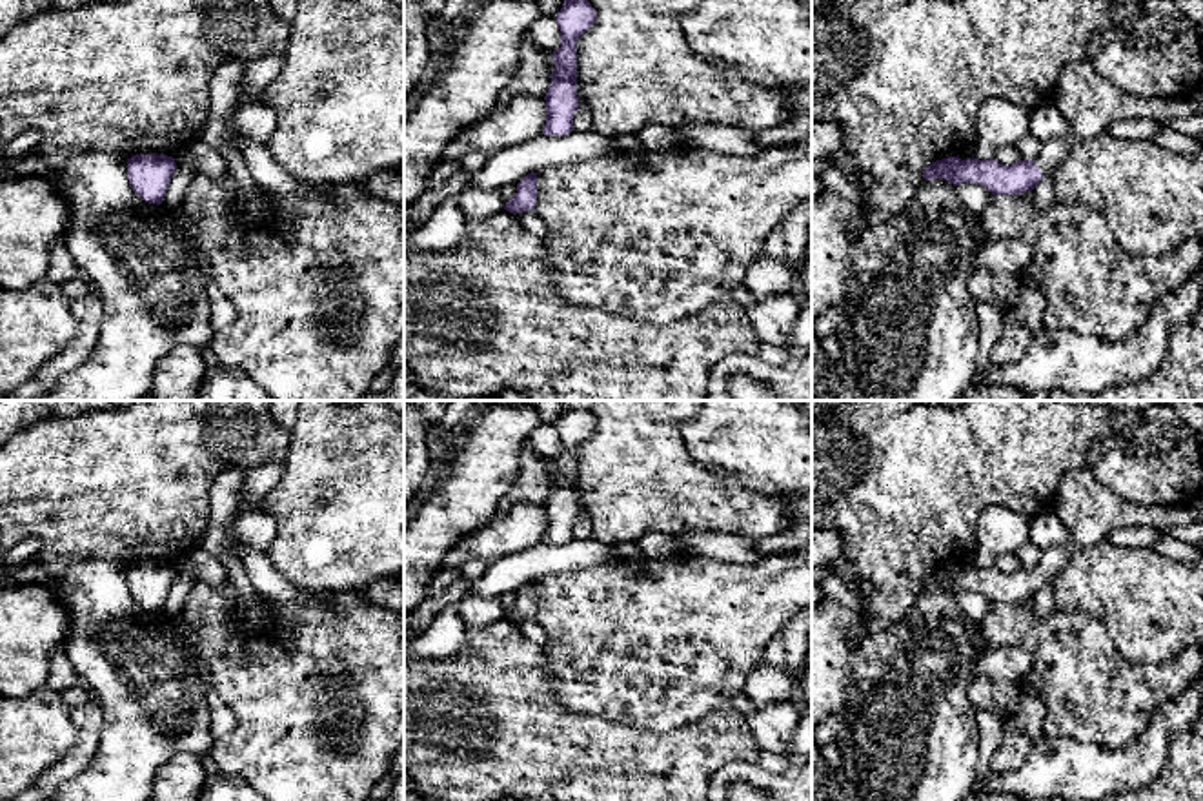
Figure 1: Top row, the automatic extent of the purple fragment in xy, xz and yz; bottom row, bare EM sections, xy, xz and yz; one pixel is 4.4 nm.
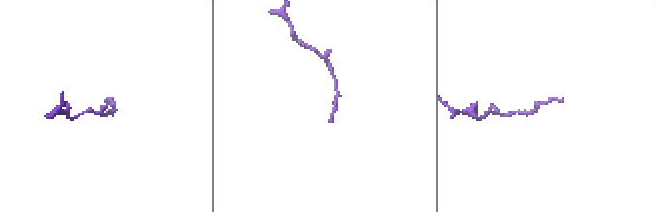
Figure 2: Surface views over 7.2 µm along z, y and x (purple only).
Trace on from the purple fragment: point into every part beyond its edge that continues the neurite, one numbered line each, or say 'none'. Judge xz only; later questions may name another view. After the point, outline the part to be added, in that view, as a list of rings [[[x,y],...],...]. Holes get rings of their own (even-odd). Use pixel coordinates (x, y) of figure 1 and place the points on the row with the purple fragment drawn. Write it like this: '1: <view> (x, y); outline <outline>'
none

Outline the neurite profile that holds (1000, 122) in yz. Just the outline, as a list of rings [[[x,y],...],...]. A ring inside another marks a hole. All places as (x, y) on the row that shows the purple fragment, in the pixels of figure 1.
[[[988,98],[977,115],[977,138],[972,147],[974,158],[990,160],[1003,146],[1016,146],[1030,133],[1030,111],[1003,100]]]

